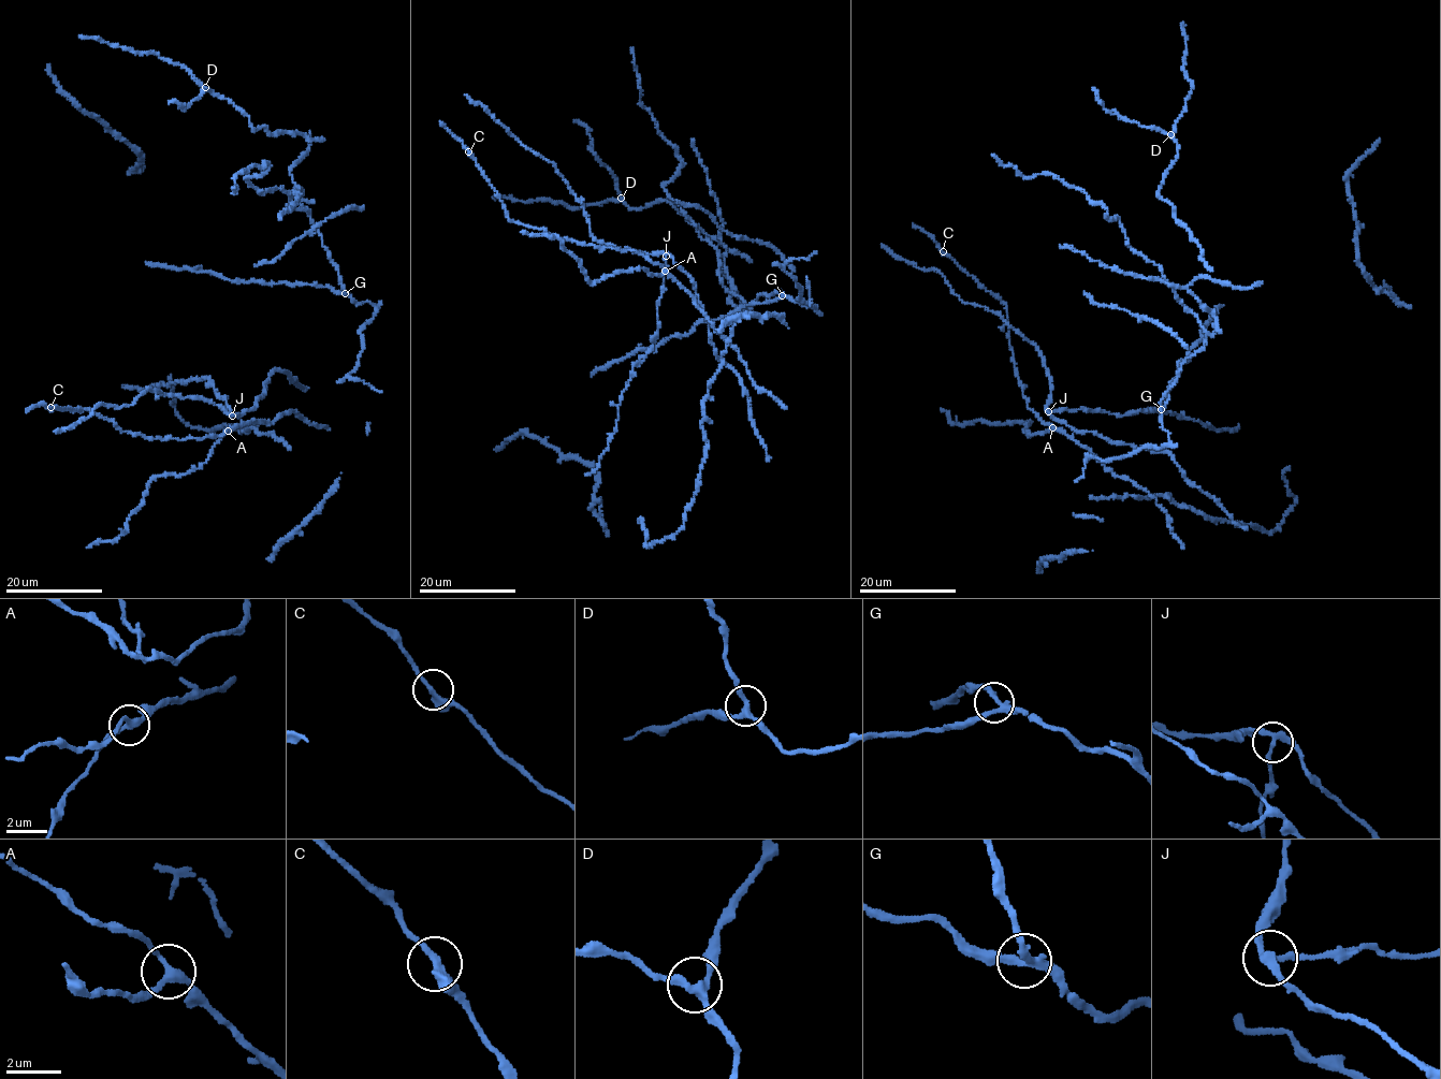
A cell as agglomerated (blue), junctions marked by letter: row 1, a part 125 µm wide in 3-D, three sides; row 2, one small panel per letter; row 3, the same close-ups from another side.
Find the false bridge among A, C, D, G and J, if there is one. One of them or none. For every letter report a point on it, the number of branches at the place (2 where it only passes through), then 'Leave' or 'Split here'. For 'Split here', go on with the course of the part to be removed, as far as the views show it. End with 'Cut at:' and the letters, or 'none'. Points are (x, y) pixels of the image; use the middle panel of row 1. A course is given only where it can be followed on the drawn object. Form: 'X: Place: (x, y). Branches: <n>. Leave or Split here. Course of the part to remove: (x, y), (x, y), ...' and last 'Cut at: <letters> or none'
A: Place: (665, 271). Branches: 3. Leave
C: Place: (468, 151). Branches: 3. Leave
D: Place: (621, 198). Branches: 3. Leave
G: Place: (782, 295). Branches: 3. Leave
J: Place: (666, 256). Branches: 3. Split here. Course of the part to remove: (666, 256), (658, 301), (658, 334), (644, 356), (635, 363), (620, 403), (616, 429), (595, 469), (586, 476)
Cut at: J

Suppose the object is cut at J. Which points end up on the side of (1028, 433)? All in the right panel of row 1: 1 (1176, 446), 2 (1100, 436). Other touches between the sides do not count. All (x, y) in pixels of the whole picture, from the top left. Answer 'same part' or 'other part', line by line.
1: same part
2: same part

